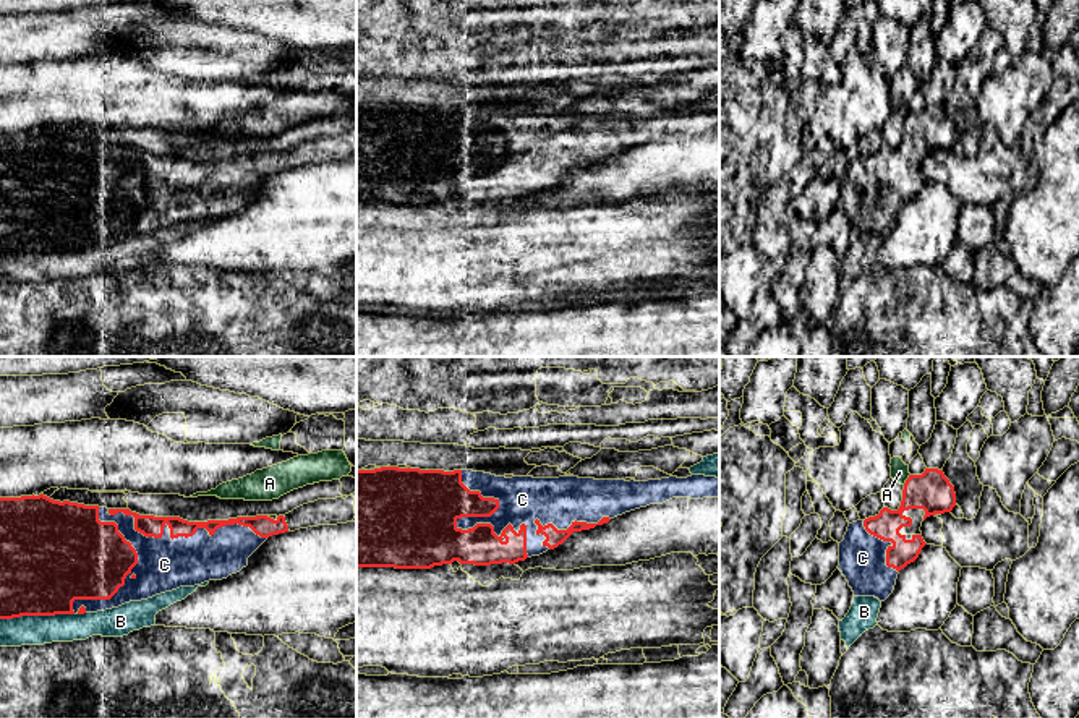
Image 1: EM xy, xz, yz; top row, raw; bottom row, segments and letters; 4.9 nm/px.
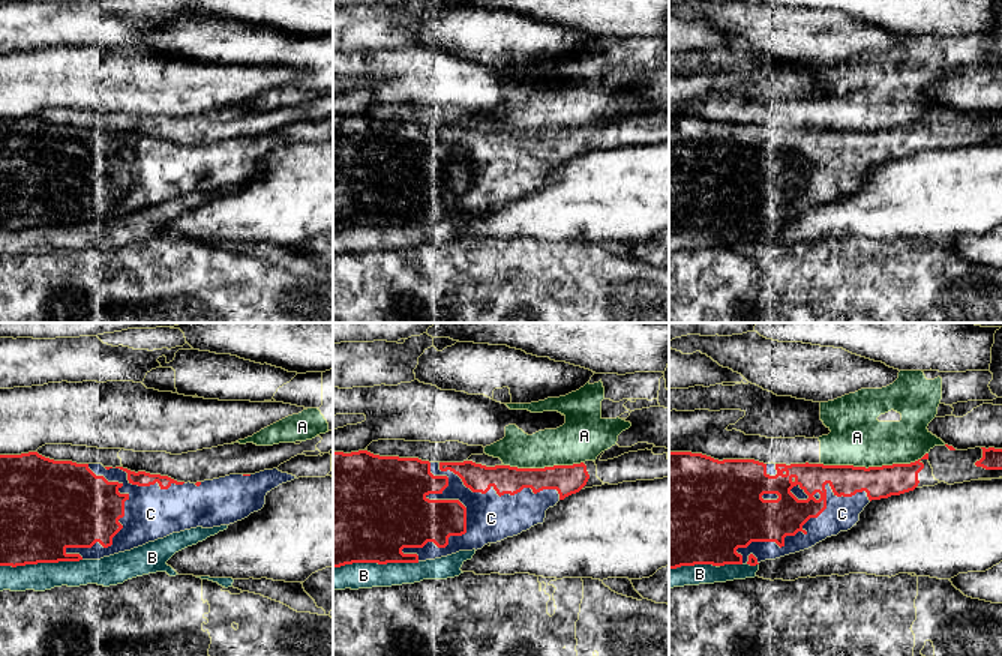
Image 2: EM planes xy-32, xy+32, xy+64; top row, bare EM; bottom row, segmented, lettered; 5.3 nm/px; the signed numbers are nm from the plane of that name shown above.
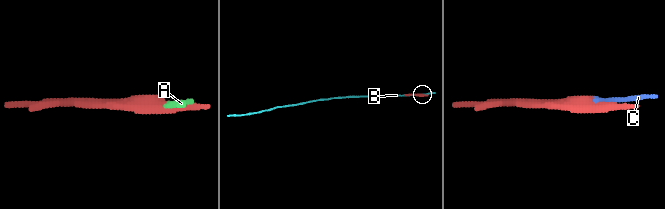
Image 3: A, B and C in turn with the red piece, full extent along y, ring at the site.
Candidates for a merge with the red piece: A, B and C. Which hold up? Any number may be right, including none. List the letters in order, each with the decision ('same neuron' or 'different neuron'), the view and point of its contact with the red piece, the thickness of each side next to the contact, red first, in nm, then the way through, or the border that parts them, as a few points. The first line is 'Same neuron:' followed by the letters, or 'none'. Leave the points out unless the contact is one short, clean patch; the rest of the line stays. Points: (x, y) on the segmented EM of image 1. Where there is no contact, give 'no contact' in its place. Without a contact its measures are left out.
Same neuron: C
A: different neuron; meets red in yz at (908, 478); 200 nm thick on the red side, 90 nm on the other
B: different neuron; meets red in xy at (36, 615); 440 nm thick on the red side, 140 nm on the other
C: same neuron; meets red in xz at (460, 529); 440 nm thick on the red side, 110 nm on the other

